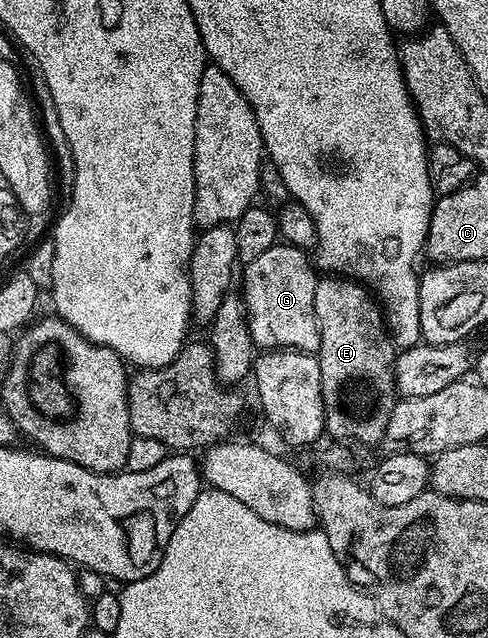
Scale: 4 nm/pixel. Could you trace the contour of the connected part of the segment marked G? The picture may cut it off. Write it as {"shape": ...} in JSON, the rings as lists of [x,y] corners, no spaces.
{"shape":[[[278,242],[255,262],[244,265],[245,281],[239,292],[245,302],[251,338],[258,349],[316,353],[319,326],[315,318],[315,286],[319,276],[310,257],[308,260],[305,256],[306,249]]]}

